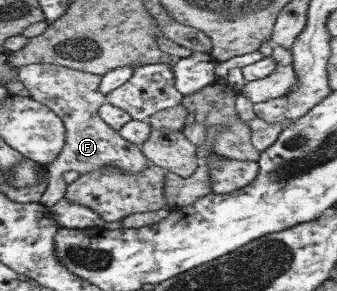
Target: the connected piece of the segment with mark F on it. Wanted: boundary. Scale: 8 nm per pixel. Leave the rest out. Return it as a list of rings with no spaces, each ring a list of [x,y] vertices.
[[[44,63],[22,65],[17,68],[17,72],[19,80],[30,91],[30,97],[49,107],[63,120],[65,126],[65,145],[61,153],[45,165],[49,173],[49,185],[39,201],[42,205],[51,207],[63,199],[66,192],[63,173],[66,171],[88,174],[100,170],[100,167],[111,166],[128,174],[138,174],[151,164],[143,155],[141,145],[123,139],[118,130],[107,125],[98,114],[99,106],[107,103],[106,94],[100,92],[103,76]]]

